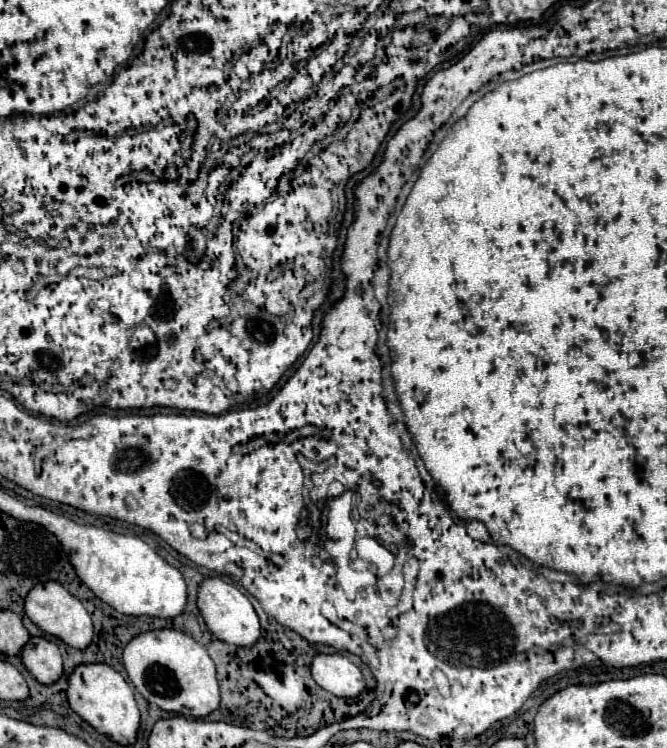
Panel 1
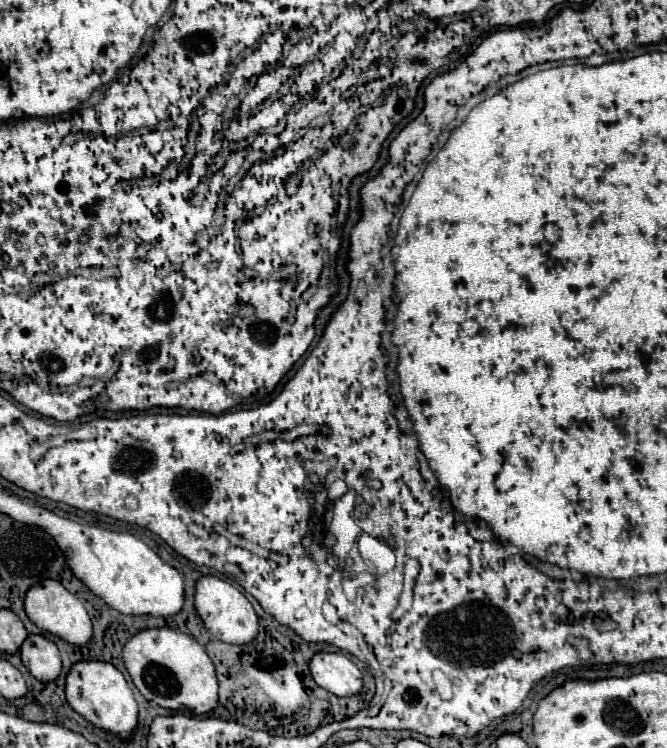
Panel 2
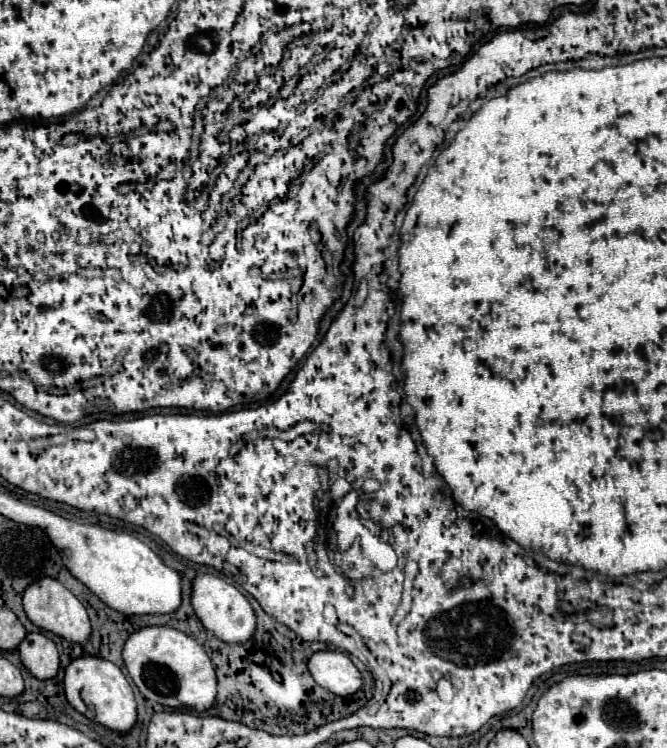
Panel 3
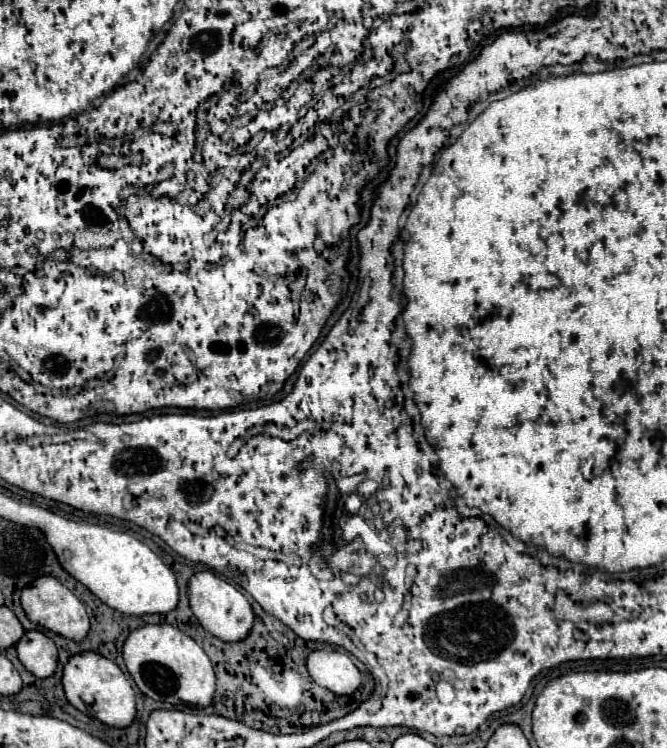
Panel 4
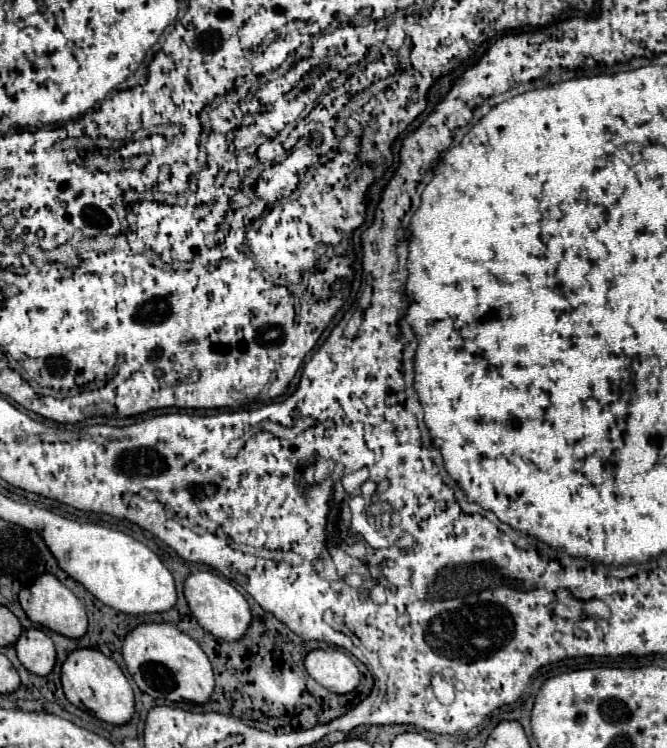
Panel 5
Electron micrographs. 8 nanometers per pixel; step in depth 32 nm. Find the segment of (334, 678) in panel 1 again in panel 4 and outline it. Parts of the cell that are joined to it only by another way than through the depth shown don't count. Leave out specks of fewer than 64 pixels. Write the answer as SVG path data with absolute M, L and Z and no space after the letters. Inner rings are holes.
M314 650L306 660L306 668L320 686L338 696L352 694L360 686L360 672L342 650Z

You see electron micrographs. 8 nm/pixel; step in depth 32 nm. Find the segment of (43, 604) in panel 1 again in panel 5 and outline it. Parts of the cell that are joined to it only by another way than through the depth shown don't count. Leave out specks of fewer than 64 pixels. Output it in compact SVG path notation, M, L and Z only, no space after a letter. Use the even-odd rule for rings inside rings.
M52 574L38 576L32 582L32 586L22 588L18 594L18 600L20 600L22 610L28 614L28 618L44 628L50 628L50 630L64 634L64 636L70 636L70 638L80 638L86 632L88 618L86 618L82 602Z

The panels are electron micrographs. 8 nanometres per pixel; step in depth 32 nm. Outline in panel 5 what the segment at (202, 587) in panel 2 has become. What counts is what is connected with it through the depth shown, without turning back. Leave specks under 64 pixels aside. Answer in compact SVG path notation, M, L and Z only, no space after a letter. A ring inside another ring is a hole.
M208 570L194 572L184 580L184 596L186 596L186 602L188 602L194 618L198 620L198 624L220 640L238 640L246 632L246 628L252 620L246 598L232 584L228 584L226 580L222 580L220 576L208 572Z

